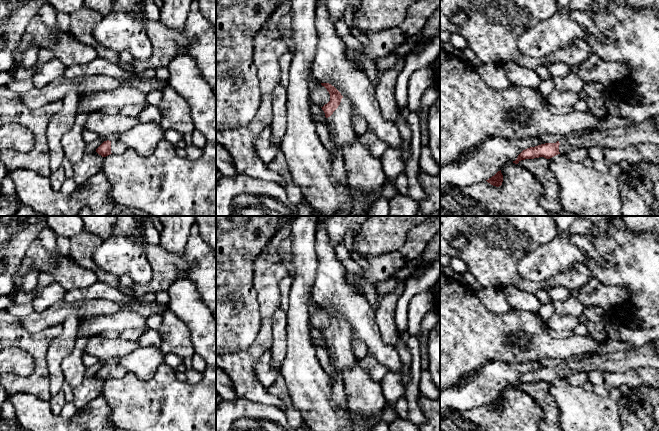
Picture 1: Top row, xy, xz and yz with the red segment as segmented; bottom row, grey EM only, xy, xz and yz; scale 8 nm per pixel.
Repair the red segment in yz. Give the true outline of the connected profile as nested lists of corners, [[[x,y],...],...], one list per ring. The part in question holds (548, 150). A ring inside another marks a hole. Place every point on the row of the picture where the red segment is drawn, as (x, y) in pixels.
[[[659,115],[625,128],[596,131],[578,138],[566,136],[556,143],[545,143],[523,150],[513,163],[521,160],[544,157],[550,159],[566,154],[577,148],[589,149],[594,146],[622,149],[632,145],[654,143],[659,145]]]

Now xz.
[[[321,83],[330,94],[330,101],[322,110],[328,119],[331,140],[335,146],[332,155],[332,178],[340,183],[347,182],[344,145],[351,143],[356,135],[352,126],[351,105],[347,98],[329,83]]]

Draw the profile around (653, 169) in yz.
[[[642,162],[641,166],[645,173],[653,175],[656,182],[659,182],[659,164]]]

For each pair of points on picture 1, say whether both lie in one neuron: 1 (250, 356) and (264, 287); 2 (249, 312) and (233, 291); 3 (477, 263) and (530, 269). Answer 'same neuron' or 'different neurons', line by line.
1: same neuron
2: same neuron
3: different neurons

